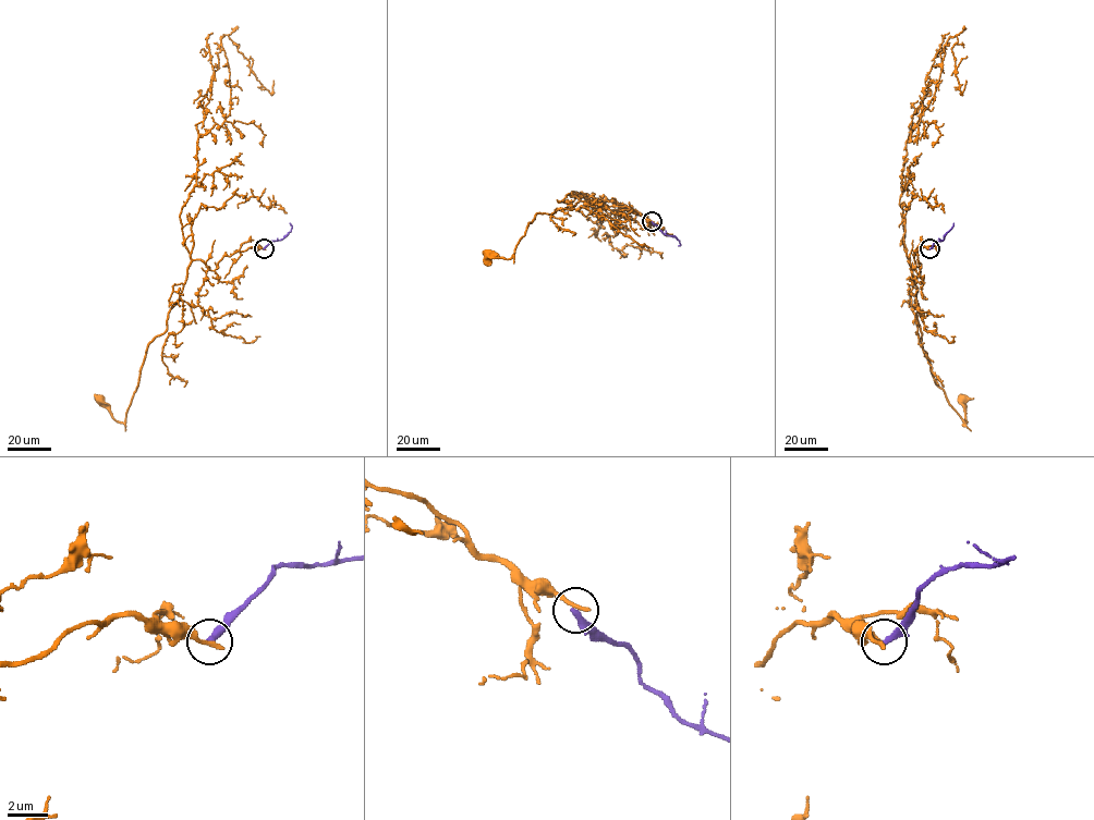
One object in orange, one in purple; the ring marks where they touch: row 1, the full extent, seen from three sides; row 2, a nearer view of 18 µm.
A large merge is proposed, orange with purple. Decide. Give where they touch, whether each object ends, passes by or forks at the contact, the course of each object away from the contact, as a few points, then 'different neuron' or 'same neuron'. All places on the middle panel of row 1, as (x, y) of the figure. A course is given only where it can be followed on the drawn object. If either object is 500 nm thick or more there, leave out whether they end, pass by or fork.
at (652, 221); orange ends there; purple ends there; orange runs (652, 221), (624, 206), (600, 208), (592, 202), (579, 202), (571, 209), (536, 213), (509, 258), (488, 255); purple runs (652, 221), (664, 233), (679, 240), (678, 246); different neuron

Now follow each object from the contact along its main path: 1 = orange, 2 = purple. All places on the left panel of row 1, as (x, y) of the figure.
1: (264, 248), (225, 256), (214, 270), (192, 261), (166, 330), (148, 344), (125, 420), (117, 421), (99, 399)
2: (264, 248), (290, 232), (290, 223)

